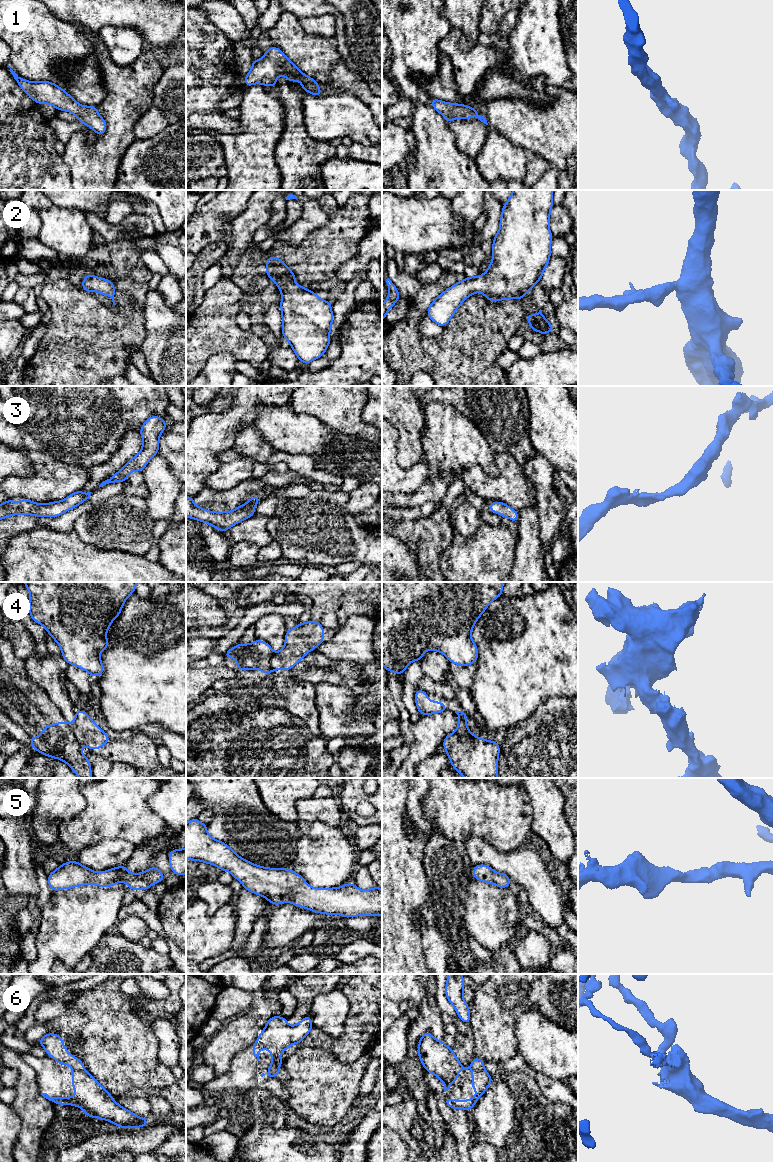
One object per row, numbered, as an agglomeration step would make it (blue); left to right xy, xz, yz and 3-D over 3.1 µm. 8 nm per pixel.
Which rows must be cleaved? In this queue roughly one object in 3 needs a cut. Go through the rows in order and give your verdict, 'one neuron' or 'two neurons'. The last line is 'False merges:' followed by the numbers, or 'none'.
1: one neuron
2: one neuron
3: one neuron
4: two neurons
5: one neuron
6: two neurons
False merges: 4, 6

